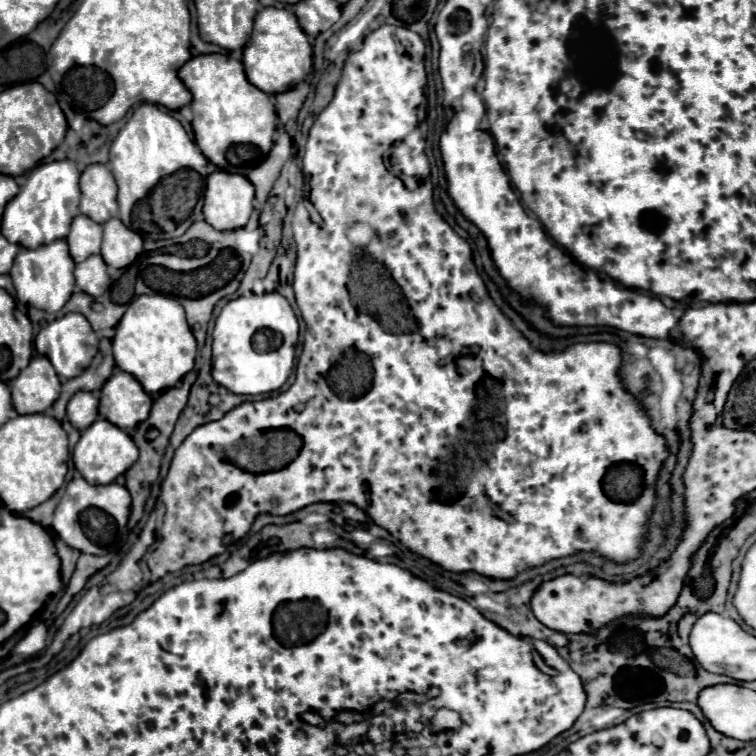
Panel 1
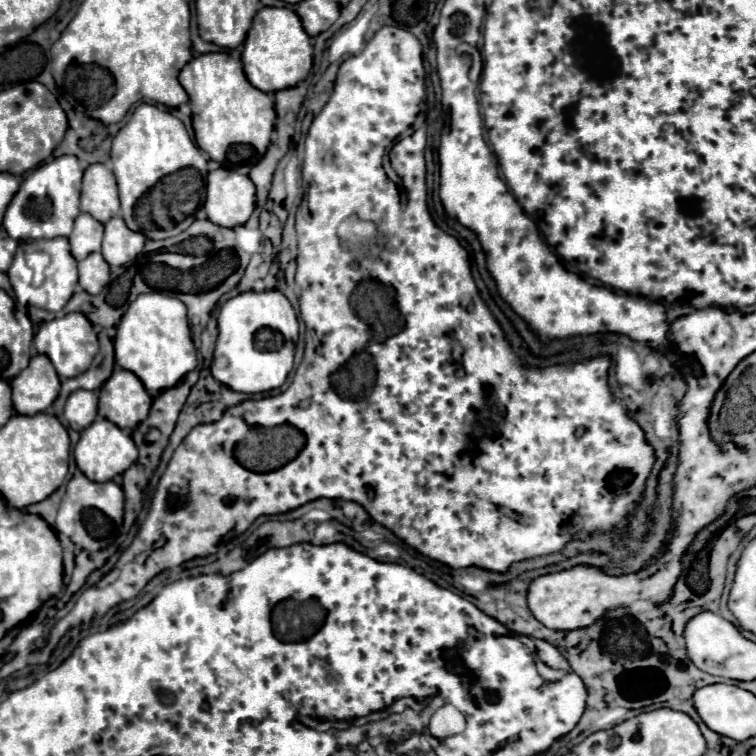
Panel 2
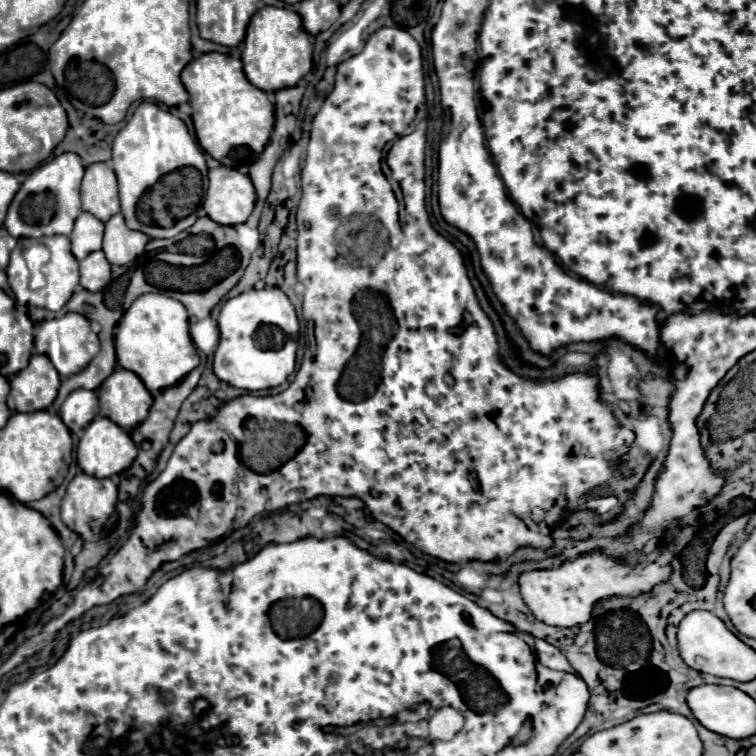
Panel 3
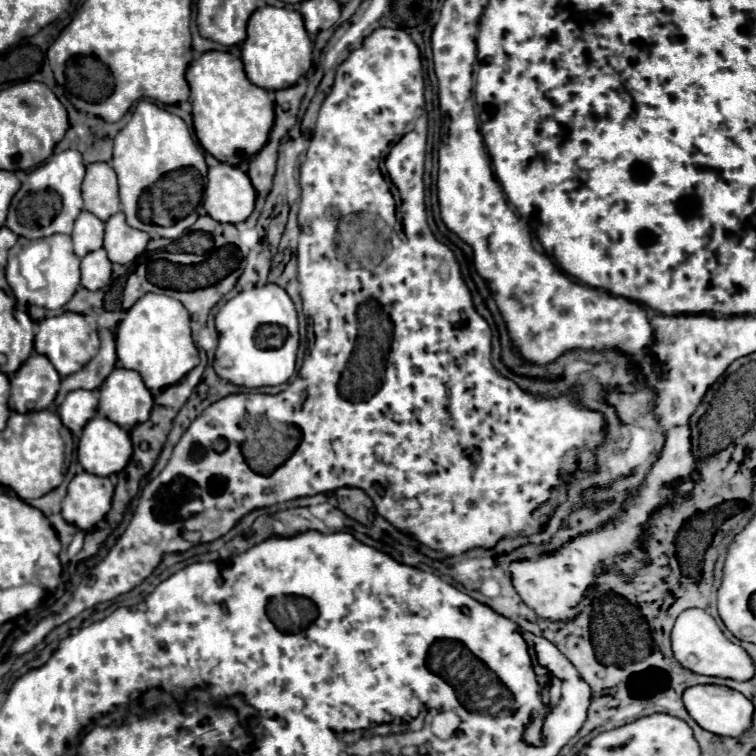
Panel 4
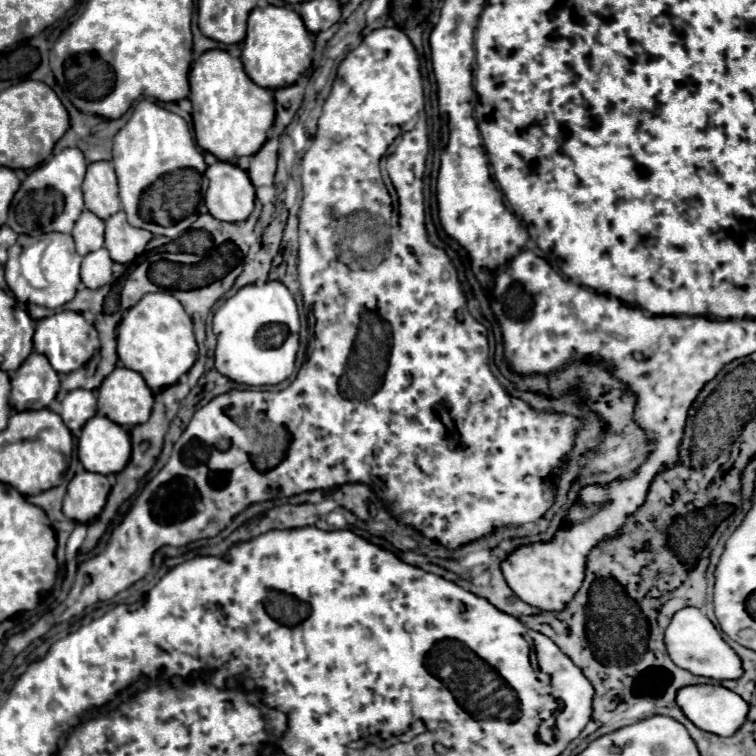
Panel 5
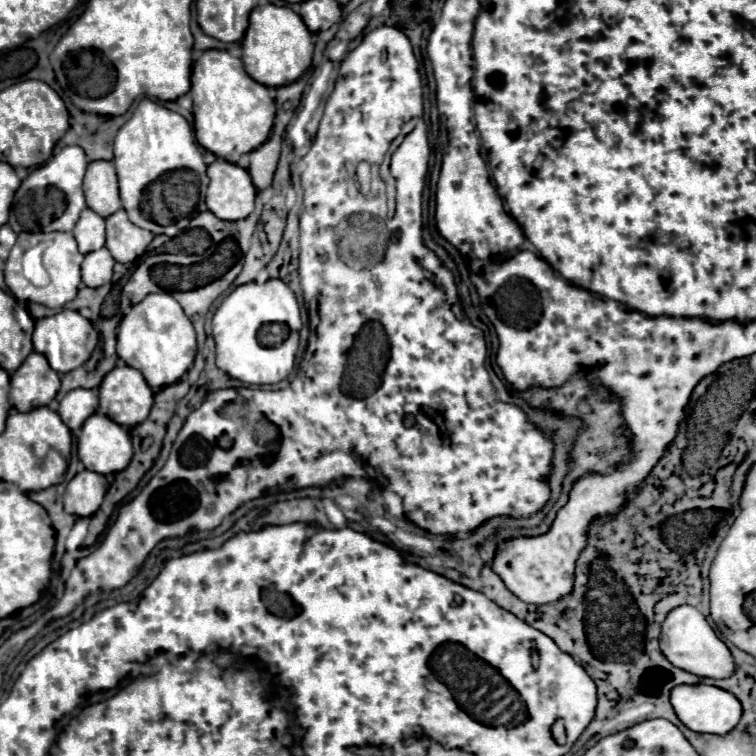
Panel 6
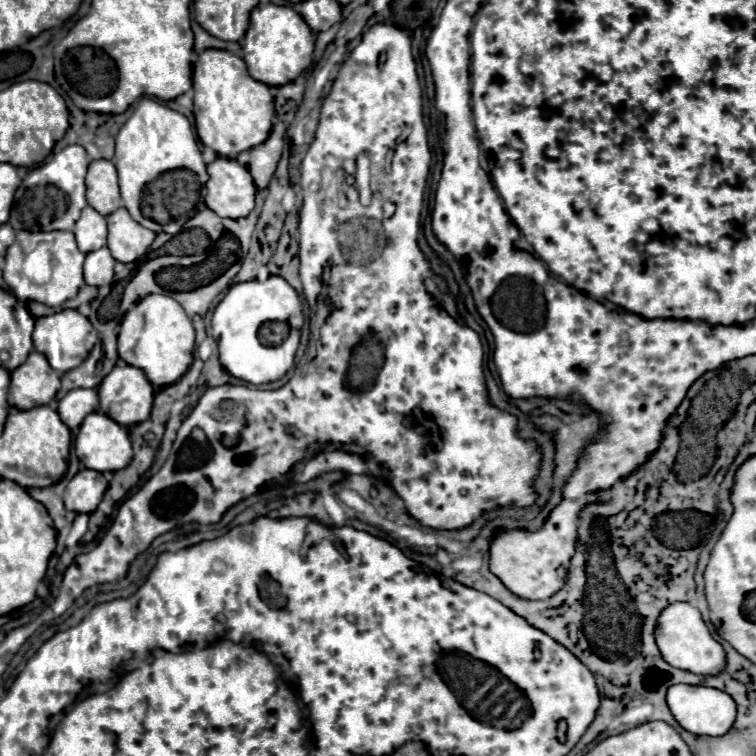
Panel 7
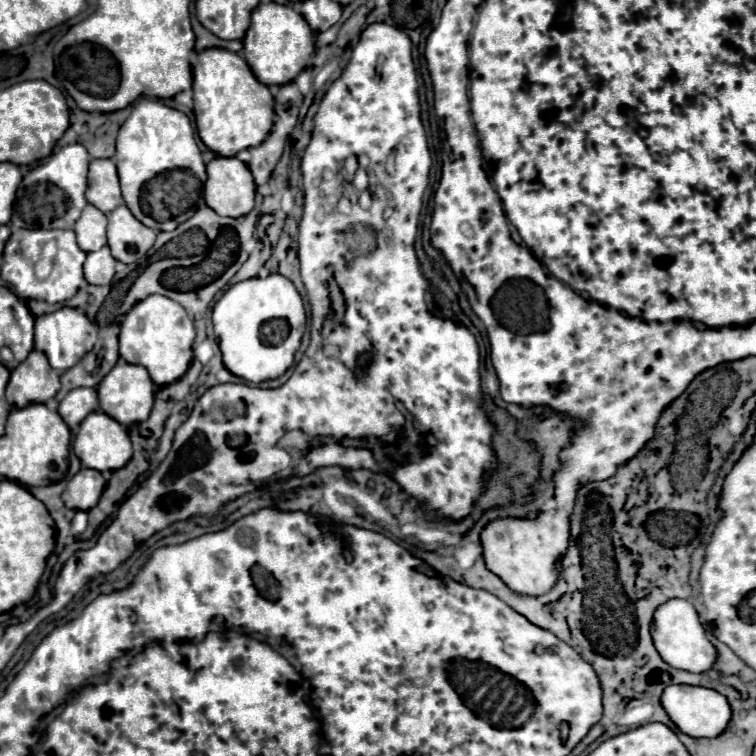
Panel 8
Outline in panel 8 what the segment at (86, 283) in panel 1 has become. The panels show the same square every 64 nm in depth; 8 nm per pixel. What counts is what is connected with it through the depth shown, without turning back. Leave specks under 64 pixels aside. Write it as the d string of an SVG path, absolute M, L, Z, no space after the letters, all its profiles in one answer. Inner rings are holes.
M104 246L96 252L88 252L88 258L84 262L84 278L90 284L112 284L114 278L116 260L110 254L110 248Z

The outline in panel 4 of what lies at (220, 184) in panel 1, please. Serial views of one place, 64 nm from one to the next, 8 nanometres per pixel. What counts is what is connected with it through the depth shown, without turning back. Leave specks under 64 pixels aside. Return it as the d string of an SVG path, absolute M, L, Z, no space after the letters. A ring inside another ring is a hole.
M218 164L208 170L204 208L218 222L244 222L254 210L256 190L250 178L236 166Z

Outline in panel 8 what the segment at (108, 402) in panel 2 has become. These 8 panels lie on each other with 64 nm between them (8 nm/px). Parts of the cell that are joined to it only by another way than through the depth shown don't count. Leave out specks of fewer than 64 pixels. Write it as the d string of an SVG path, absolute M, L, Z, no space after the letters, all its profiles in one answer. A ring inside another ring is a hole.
M118 362L112 372L100 382L98 386L98 398L100 398L100 410L120 424L134 424L134 422L144 422L152 410L154 404L154 384L148 376L148 370L144 366L128 364L128 362Z

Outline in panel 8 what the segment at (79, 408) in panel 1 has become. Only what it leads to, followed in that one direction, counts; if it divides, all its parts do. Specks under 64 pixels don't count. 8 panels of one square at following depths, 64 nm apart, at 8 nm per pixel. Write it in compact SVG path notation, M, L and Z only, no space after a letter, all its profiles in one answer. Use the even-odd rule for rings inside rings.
M74 388L64 396L64 400L58 406L58 414L70 426L72 434L76 434L80 422L90 412L96 412L96 410L98 410L98 396L94 388Z

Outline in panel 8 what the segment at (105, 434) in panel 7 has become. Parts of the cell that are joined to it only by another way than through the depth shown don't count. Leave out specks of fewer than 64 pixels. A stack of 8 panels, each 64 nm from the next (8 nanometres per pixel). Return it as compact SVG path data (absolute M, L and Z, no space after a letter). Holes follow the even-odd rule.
M92 412L84 418L72 450L82 466L100 472L118 470L132 458L128 430L110 416L104 416L104 412Z

